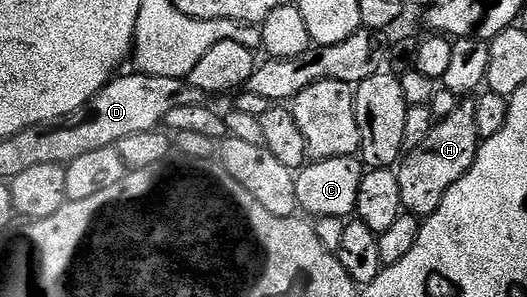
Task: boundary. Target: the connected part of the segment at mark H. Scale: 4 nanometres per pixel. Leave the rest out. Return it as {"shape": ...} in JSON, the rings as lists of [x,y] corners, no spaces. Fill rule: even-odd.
{"shape":[[[462,100],[451,115],[434,124],[431,135],[427,135],[419,149],[410,149],[404,154],[396,170],[404,212],[414,213],[422,219],[430,217],[439,207],[439,203],[443,203],[445,192],[475,163],[482,142],[475,127],[476,106],[476,100]]]}

